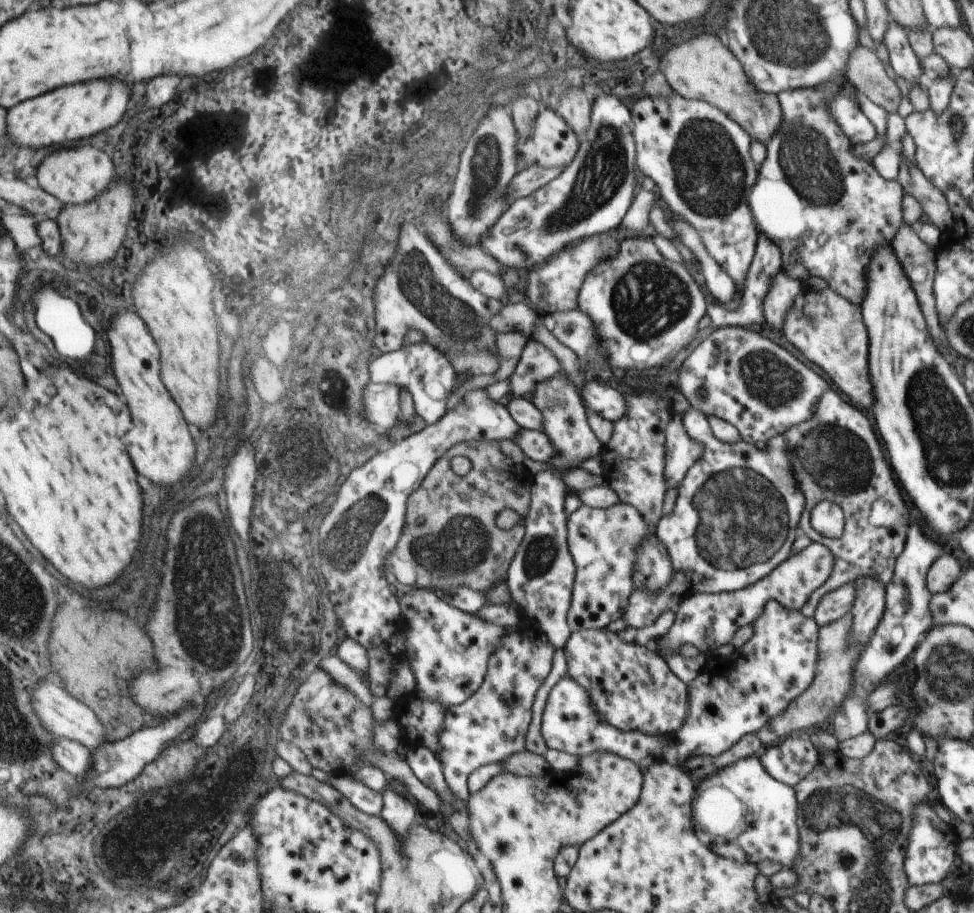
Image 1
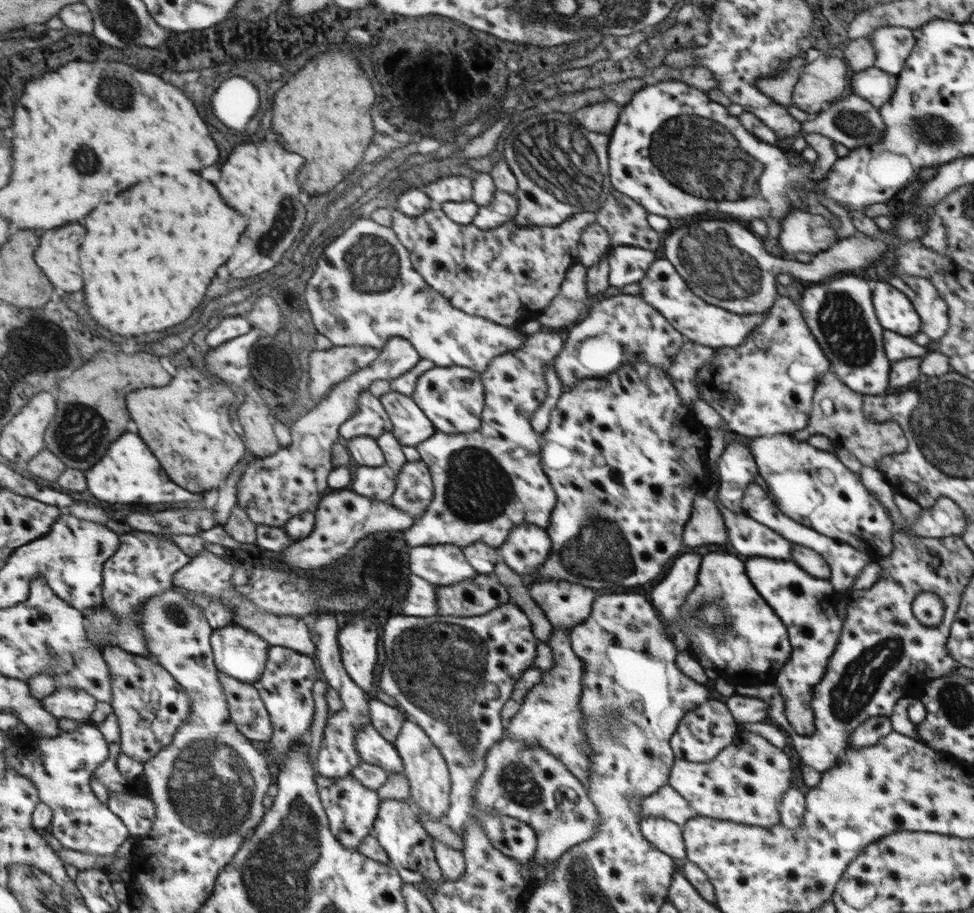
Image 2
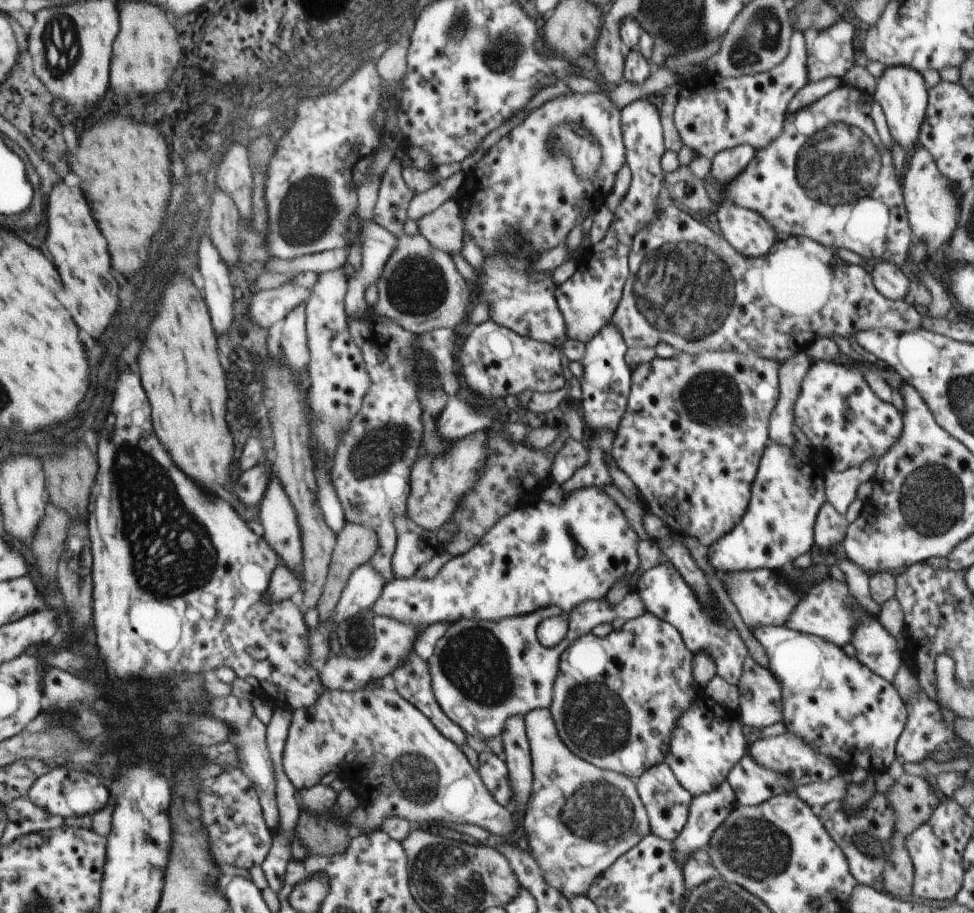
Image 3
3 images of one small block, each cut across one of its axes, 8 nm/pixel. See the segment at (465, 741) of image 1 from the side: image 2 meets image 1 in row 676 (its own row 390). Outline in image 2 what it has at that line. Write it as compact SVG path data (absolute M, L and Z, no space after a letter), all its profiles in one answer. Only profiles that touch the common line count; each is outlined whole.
M542 330L526 335L524 344L518 350L494 357L492 362L487 365L486 371L481 374L481 379L485 388L485 407L481 414L482 424L480 425L480 428L467 433L458 434L446 434L445 432L436 430L430 438L427 438L418 445L421 459L427 464L429 471L431 472L433 499L432 502L430 502L429 507L424 511L424 514L420 518L415 519L413 526L409 526L401 532L401 536L406 540L408 546L414 548L437 544L454 544L456 546L465 547L473 545L475 542L481 540L484 544L498 549L506 542L510 530L516 528L518 525L524 524L524 522L539 526L540 528L549 528L551 512L556 504L557 496L552 488L551 482L544 474L541 465L541 448L540 442L538 442L538 440L540 440L540 433L533 429L532 418L534 417L534 414L536 414L538 408L545 402L546 395L548 394L548 382L545 378L545 374L549 368L553 368L555 358L558 356L558 353L561 352L564 345L565 342L562 340L562 336L553 330Z

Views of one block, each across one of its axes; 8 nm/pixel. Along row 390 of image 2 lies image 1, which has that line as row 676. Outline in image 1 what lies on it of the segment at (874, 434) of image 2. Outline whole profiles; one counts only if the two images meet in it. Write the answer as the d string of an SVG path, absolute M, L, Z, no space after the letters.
M850 612L829 625L819 627L819 639L817 640L819 655L814 680L800 696L790 702L784 713L774 717L772 721L769 721L764 728L757 732L763 744L776 745L776 742L780 742L784 736L792 736L798 730L816 727L816 724L828 720L830 714L840 708L846 697L851 693L854 694L855 668L866 646L855 645L851 641L852 623L853 616Z

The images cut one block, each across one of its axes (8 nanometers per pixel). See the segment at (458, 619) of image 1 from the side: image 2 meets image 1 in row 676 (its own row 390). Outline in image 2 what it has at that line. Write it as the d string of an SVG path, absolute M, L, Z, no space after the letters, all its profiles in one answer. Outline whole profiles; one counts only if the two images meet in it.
M435 366L418 377L411 397L438 431L458 434L480 428L481 414L485 407L485 388L481 374L477 371L462 366Z

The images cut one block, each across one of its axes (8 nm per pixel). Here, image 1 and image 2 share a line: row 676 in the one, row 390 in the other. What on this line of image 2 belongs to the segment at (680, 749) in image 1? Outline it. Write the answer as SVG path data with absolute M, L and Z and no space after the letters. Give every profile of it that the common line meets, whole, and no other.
M782 292L767 314L765 320L748 333L743 344L714 349L712 361L708 366L698 369L695 375L699 398L720 414L732 435L751 438L775 434L792 436L797 430L802 430L813 410L813 394L818 379L833 372L833 364L809 329L804 313L798 305L792 303L789 296Z

